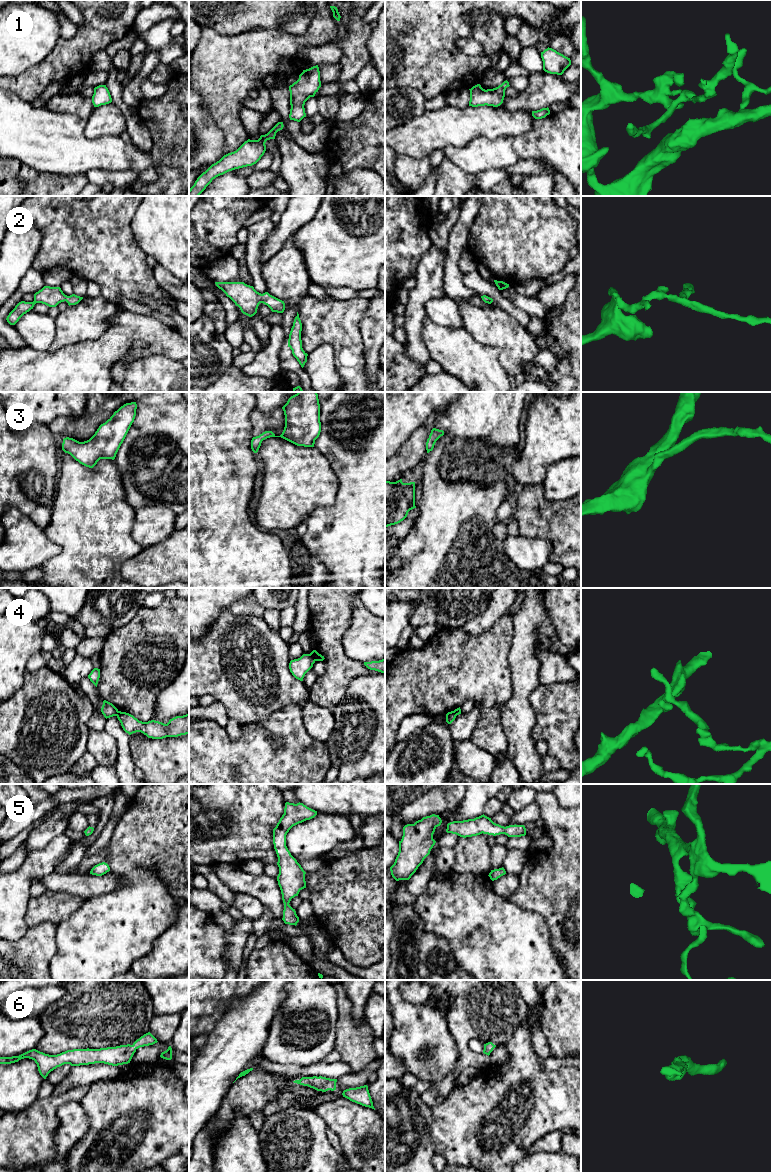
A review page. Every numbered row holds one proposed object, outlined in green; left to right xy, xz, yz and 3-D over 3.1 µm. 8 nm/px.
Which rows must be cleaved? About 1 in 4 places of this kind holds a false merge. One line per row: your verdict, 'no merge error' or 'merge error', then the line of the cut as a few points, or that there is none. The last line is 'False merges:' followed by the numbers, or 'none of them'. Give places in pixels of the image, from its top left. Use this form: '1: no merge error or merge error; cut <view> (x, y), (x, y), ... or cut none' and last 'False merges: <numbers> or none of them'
1: no merge error; cut none
2: no merge error; cut none
3: no merge error; cut none
4: merge error; cut xz (310, 653), (315, 660)
5: no merge error; cut none
6: no merge error; cut none
False merges: 4

